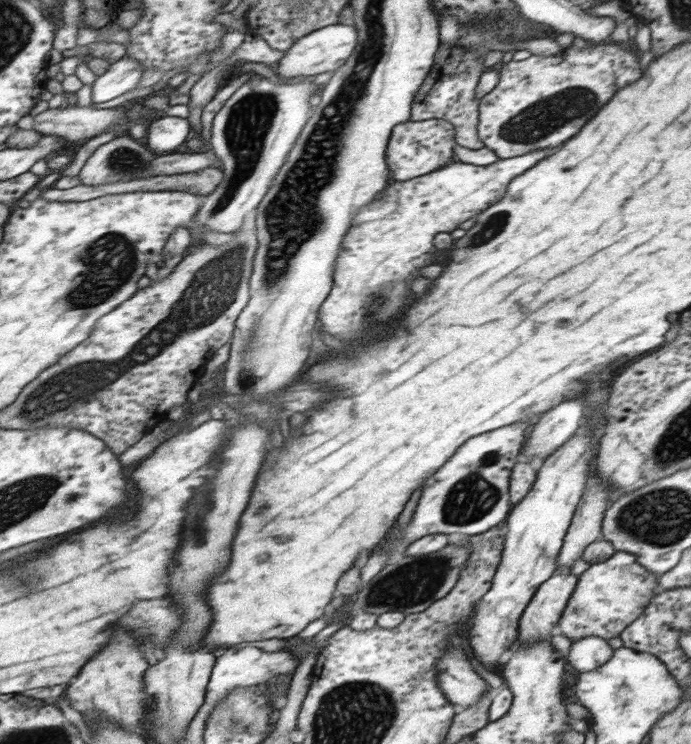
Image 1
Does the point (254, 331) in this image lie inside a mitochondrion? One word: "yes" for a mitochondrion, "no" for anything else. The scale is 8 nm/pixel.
yes

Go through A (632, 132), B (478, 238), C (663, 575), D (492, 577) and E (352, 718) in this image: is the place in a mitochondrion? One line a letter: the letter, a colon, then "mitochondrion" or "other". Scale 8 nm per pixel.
A: other
B: mitochondrion
C: other
D: other
E: mitochondrion

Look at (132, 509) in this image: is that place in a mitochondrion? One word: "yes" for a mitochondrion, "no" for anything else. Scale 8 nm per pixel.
no

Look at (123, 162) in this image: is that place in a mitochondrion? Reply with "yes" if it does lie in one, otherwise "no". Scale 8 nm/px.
yes

